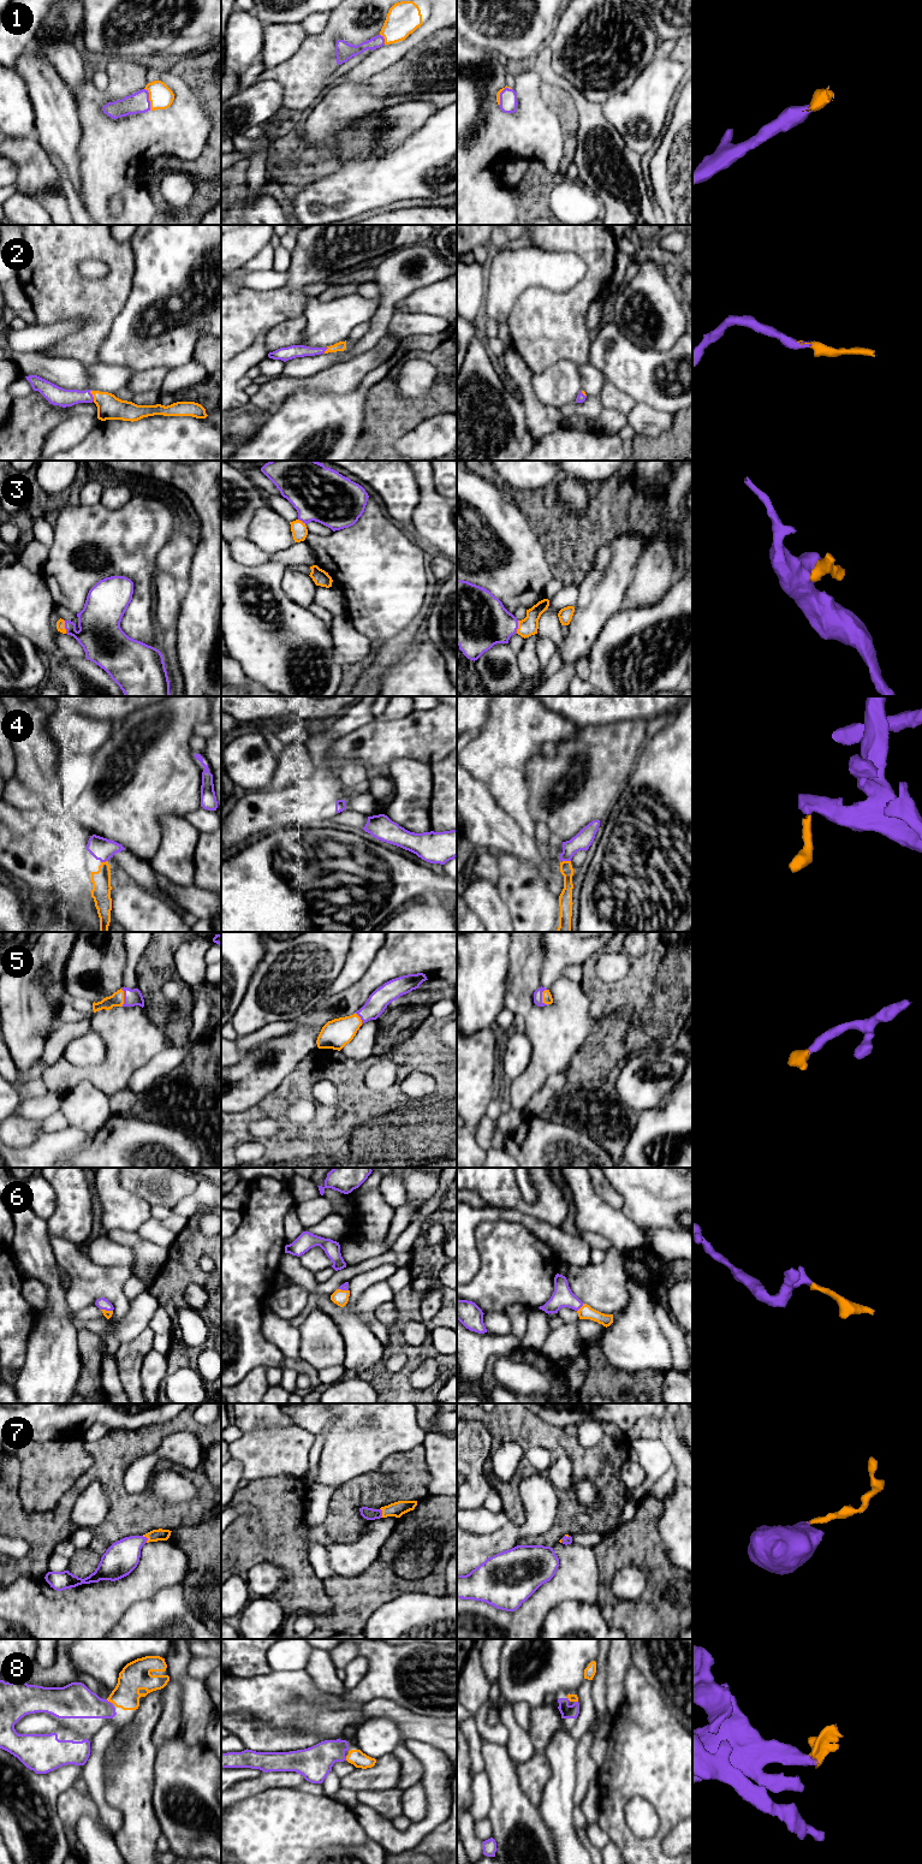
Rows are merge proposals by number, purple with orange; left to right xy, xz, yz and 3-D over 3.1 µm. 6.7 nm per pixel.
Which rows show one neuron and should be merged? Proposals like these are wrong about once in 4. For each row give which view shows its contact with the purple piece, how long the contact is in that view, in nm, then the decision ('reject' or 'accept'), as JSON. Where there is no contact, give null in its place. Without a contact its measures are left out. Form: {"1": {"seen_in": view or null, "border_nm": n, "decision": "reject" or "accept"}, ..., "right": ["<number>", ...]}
{"1": {"seen_in": "xy", "border_nm": 160, "decision": "accept"}, "2": {"seen_in": "xy", "border_nm": 80, "decision": "accept"}, "3": {"seen_in": "xy", "border_nm": 90, "decision": "accept"}, "4": {"seen_in": "yz", "border_nm": 60, "decision": "accept"}, "5": {"seen_in": "yz", "border_nm": 110, "decision": "accept"}, "6": {"seen_in": "yz", "border_nm": 70, "decision": "accept"}, "7": {"seen_in": "xy", "border_nm": 60, "decision": "accept"}, "8": {"seen_in": "xy", "border_nm": 50, "decision": "accept"}, "right": ["1", "2", "3", "4", "5", "6", "7", "8"]}

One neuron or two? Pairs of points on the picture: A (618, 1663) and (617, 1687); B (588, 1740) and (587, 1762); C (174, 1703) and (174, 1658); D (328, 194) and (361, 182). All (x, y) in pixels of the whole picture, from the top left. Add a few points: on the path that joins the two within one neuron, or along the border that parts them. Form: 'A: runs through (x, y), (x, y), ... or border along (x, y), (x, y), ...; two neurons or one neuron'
A: runs through (617, 1669), (617, 1681); one neuron
B: runs through (586, 1745), (586, 1757); one neuron
C: border along (170, 1679), (180, 1689), (182, 1709); two neurons
D: runs through (337, 194), (352, 188); one neuron

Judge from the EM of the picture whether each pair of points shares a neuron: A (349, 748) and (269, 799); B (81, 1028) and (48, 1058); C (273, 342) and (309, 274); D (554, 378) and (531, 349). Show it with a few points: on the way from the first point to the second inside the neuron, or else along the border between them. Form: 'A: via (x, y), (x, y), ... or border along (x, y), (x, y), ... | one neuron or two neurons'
A: via (328, 767), (299, 799), (290, 799) | one neuron
B: via (71, 1031), (54, 1049) | one neuron
C: border along (302, 314), (286, 319), (268, 331) | two neurons
D: border along (575, 362), (559, 360), (540, 373), (533, 374) | two neurons

